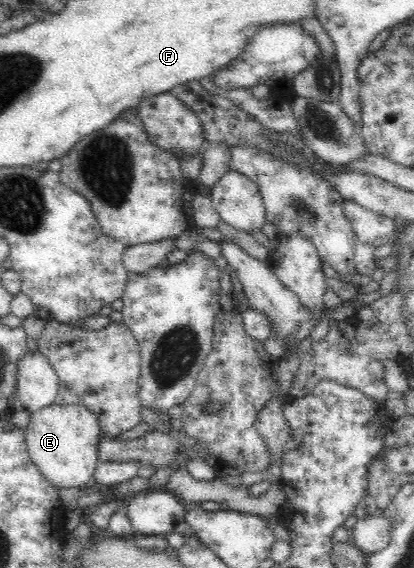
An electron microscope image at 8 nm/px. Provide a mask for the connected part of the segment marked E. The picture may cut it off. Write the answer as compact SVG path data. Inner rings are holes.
M78 404L58 405L41 408L31 413L25 427L25 443L30 459L40 469L40 473L52 485L61 488L79 487L95 476L98 460L98 442L100 442L100 423L98 415L88 407Z

